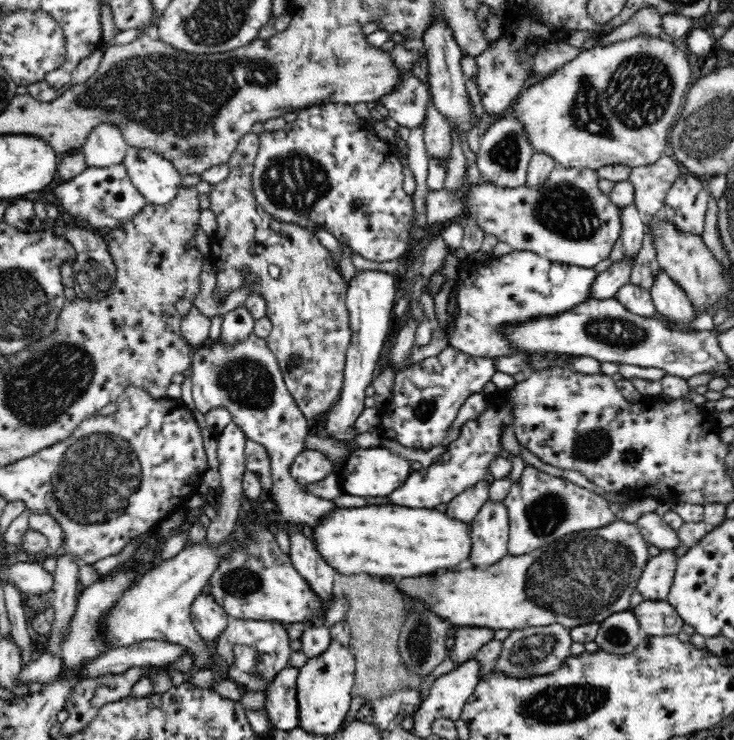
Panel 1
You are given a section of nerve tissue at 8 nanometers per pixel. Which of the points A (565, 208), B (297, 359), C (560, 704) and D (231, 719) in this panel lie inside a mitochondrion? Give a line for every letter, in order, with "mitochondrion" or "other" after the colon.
A: mitochondrion
B: mitochondrion
C: mitochondrion
D: other

